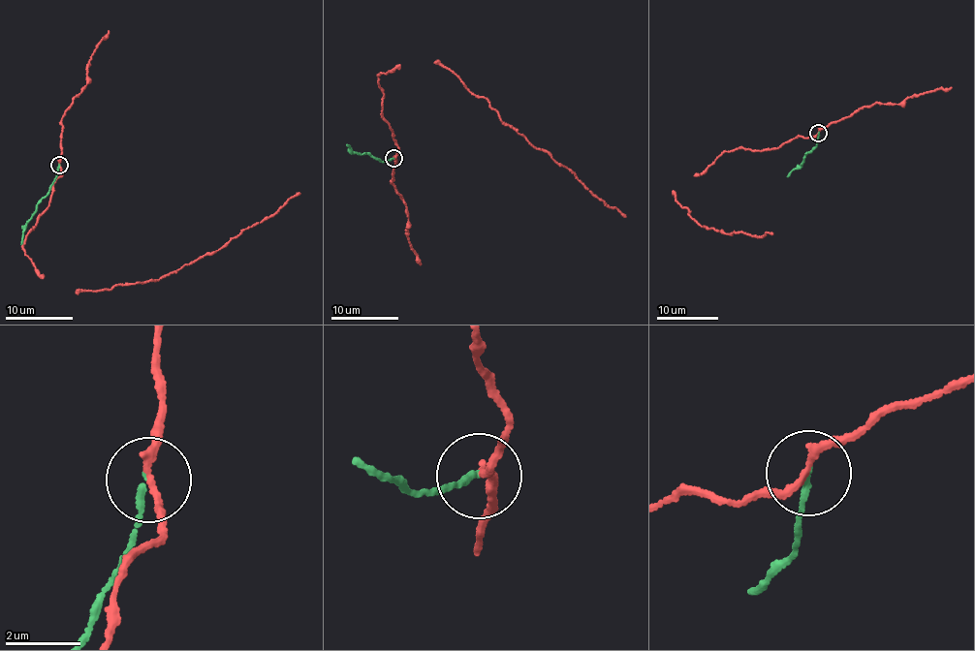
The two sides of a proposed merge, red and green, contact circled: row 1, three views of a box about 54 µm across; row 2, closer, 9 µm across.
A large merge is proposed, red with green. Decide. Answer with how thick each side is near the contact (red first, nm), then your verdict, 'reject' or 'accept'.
180/170 nm | reject

